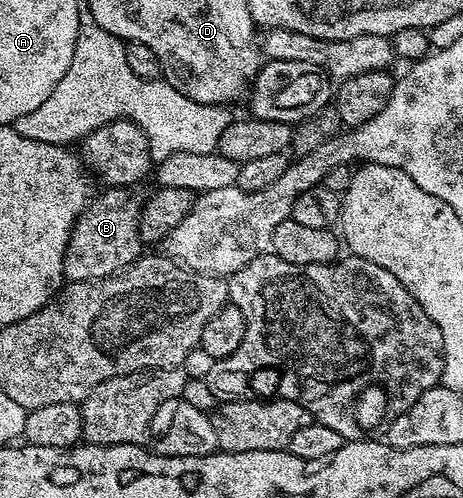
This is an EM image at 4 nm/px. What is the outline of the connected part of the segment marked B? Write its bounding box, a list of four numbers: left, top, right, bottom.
[63,184,149,281]

